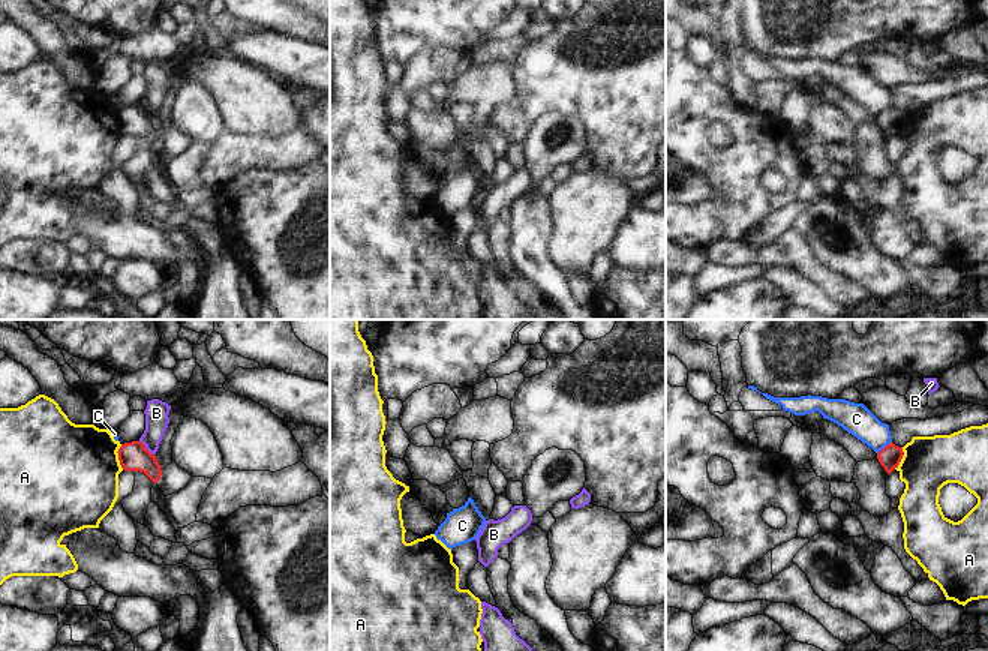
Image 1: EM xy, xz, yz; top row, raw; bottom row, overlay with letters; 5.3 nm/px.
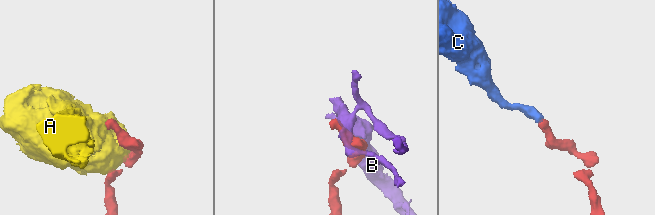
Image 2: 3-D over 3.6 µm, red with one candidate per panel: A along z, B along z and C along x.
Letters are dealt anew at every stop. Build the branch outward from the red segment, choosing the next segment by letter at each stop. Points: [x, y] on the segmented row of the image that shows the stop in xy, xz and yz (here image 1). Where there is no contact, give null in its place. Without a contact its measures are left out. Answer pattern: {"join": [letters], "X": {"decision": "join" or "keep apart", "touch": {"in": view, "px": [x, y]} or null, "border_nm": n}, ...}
{"join": [], "A": {"decision": "keep apart", "touch": {"in": "xy", "px": [119, 456]}, "border_nm": 140}, "B": {"decision": "keep apart", "touch": {"in": "xy", "px": [144, 447]}, "border_nm": 120}, "C": {"decision": "keep apart", "touch": {"in": "yz", "px": [885, 447]}, "border_nm": 100}}

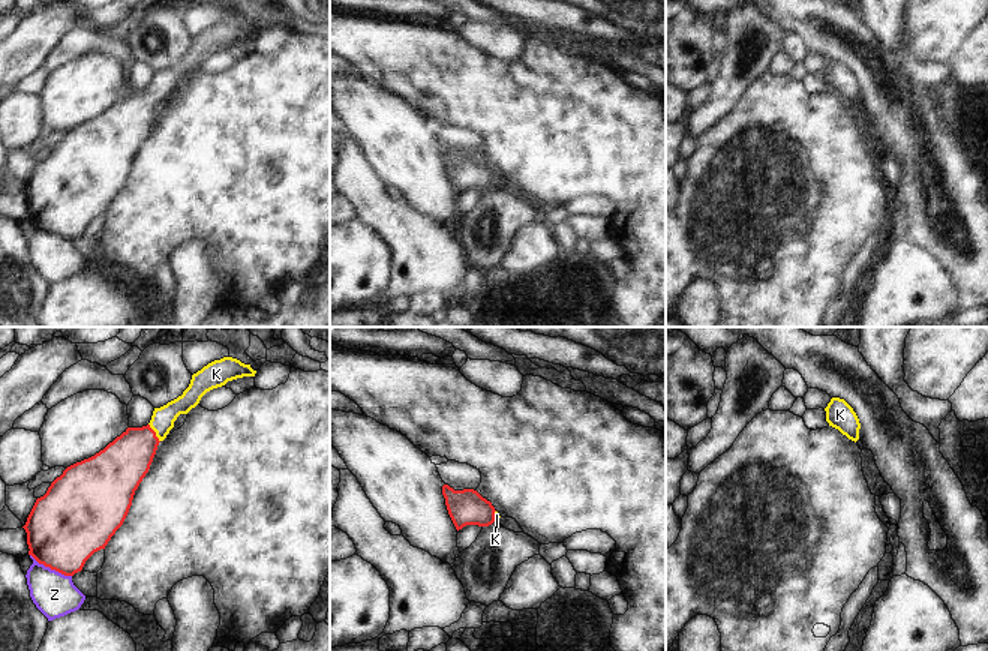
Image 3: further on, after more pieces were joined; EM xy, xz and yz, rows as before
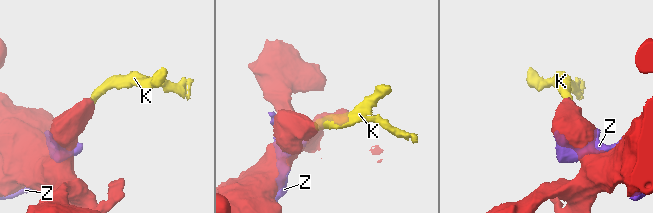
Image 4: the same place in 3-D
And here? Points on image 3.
{"join": ["K"], "K": {"decision": "join", "touch": {"in": "xy", "px": [155, 432]}, "border_nm": 120}, "Z": {"decision": "keep apart", "touch": {"in": "xy", "px": [51, 569]}, "border_nm": 260}}

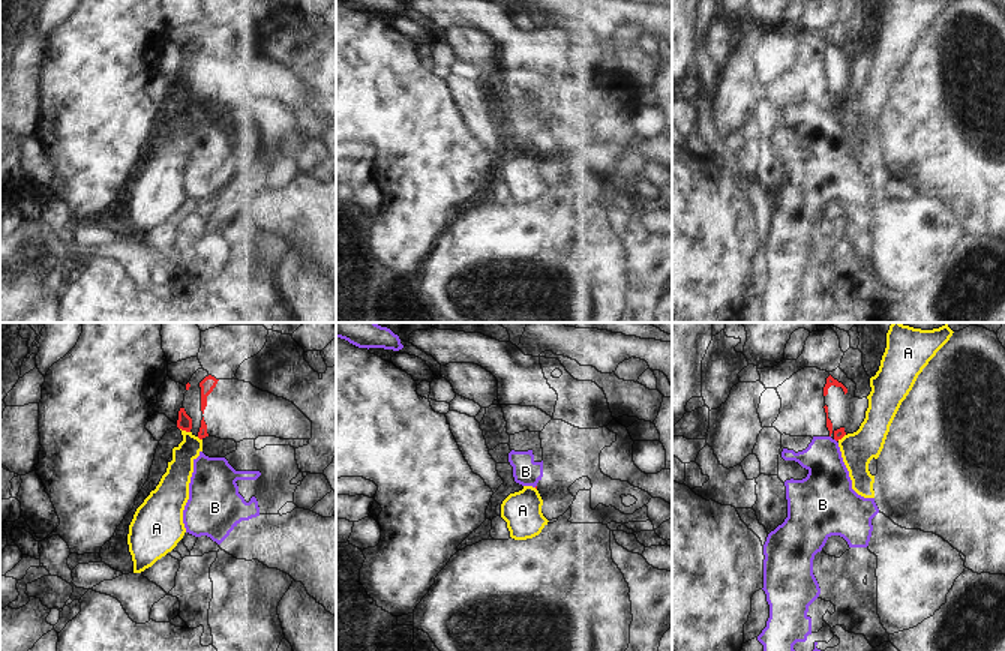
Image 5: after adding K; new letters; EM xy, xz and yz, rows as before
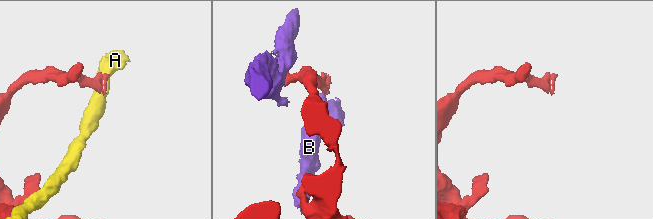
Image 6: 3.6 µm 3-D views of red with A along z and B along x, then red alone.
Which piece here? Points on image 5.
{"join": [], "A": {"decision": "keep apart", "touch": {"in": "xy", "px": [185, 429]}, "border_nm": 60}, "B": {"decision": "keep apart", "touch": null}}

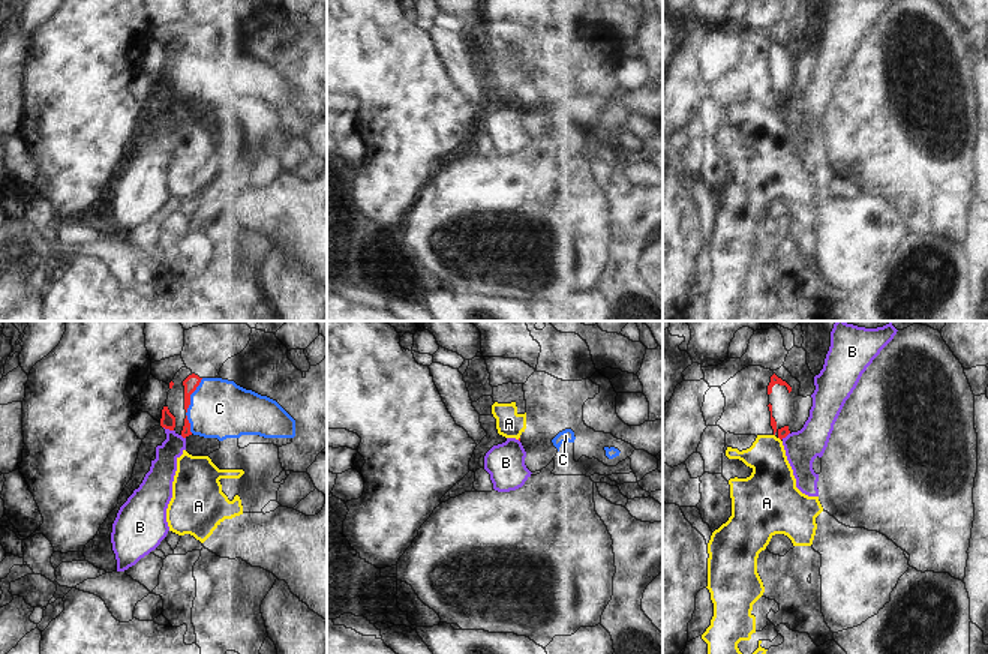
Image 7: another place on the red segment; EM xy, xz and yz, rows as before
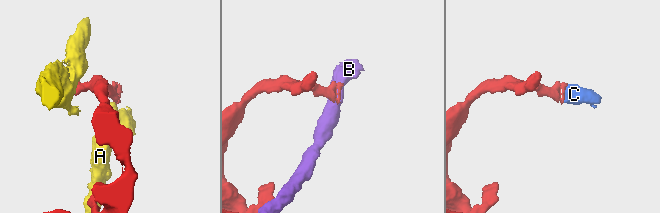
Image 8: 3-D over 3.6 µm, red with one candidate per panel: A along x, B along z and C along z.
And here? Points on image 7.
{"join": ["C"], "A": {"decision": "keep apart", "touch": null}, "B": {"decision": "keep apart", "touch": {"in": "xy", "px": [168, 428]}, "border_nm": 60}, "C": {"decision": "join", "touch": {"in": "xy", "px": [189, 404]}, "border_nm": 300}}

